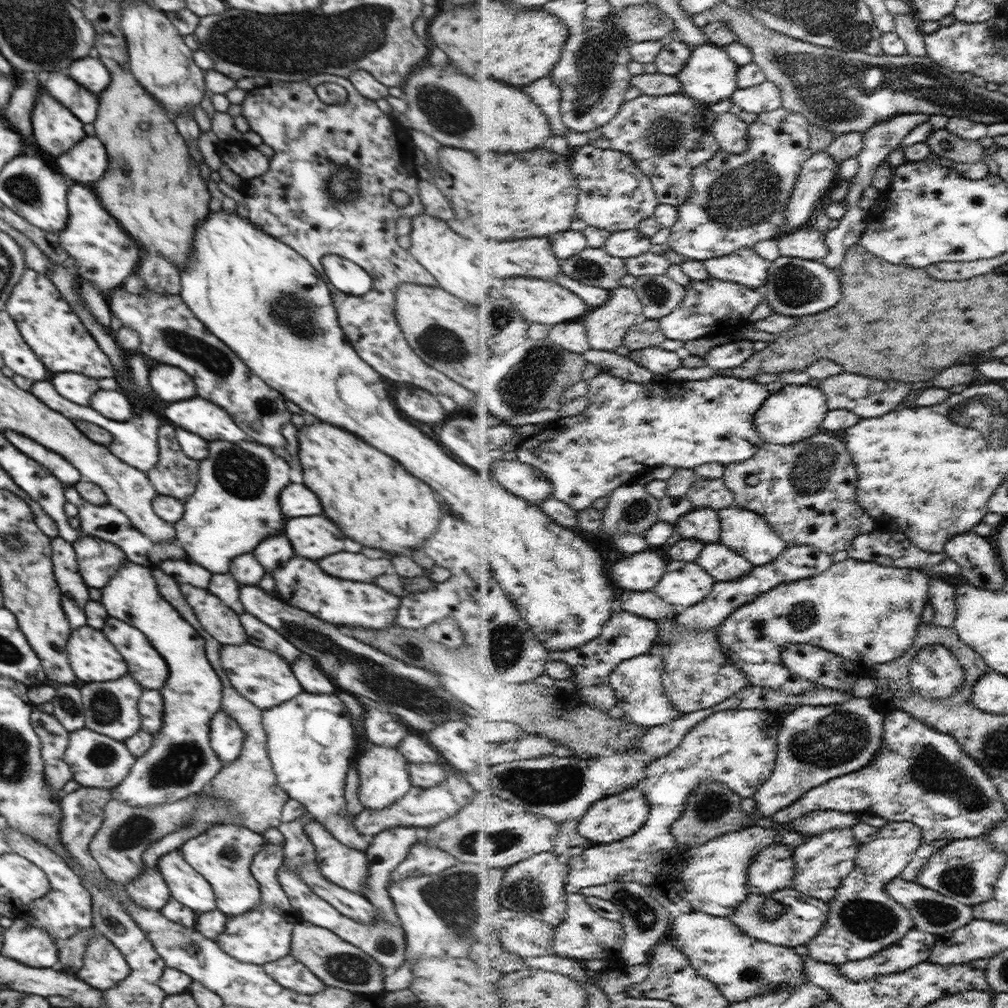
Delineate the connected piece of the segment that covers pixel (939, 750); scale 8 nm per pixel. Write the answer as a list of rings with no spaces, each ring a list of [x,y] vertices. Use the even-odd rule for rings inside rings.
[[[900,710],[888,714],[885,723],[885,740],[880,749],[881,753],[870,766],[845,774],[840,778],[833,778],[826,784],[813,788],[792,806],[777,812],[772,818],[783,825],[792,824],[805,814],[816,813],[819,810],[839,810],[857,814],[878,813],[889,821],[915,822],[922,827],[923,842],[932,842],[943,838],[962,840],[984,836],[1007,817],[1006,807],[997,789],[997,781],[993,781],[986,774],[977,759],[966,754],[965,749],[953,735],[938,731],[936,728],[922,723],[922,720],[914,715]],[[926,800],[944,800],[944,806],[929,806]]]

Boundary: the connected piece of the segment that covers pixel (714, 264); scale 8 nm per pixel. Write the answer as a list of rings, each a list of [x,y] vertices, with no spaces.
[[[743,248],[729,256],[708,259],[705,265],[714,278],[739,282],[756,289],[768,286],[770,261],[753,248]]]

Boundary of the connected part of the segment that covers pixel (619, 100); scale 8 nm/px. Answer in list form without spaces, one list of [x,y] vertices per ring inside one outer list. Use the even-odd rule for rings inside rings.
[[[610,14],[602,22],[602,25],[597,28],[581,33],[580,35],[572,35],[567,42],[561,61],[557,64],[558,70],[554,70],[553,72],[556,83],[563,91],[563,117],[570,130],[589,134],[598,127],[608,124],[621,112],[622,107],[626,104],[624,100],[626,100],[628,90],[634,87],[633,78],[635,76],[630,72],[630,62],[634,60],[632,53],[629,51],[633,43],[627,39],[625,32],[618,29],[618,25],[614,21],[616,15]]]

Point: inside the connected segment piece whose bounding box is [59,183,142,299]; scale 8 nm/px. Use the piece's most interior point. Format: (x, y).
(104, 254)

